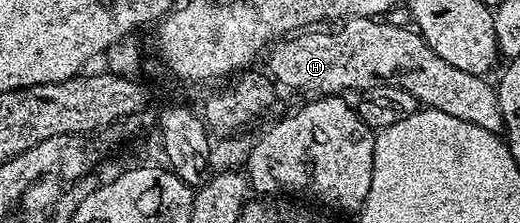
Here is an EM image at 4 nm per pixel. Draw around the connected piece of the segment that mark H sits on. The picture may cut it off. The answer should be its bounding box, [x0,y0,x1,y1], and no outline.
[267,16,504,134]

